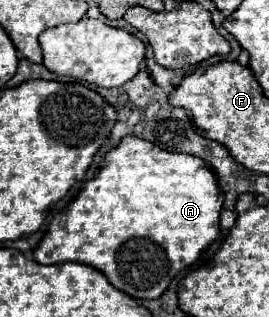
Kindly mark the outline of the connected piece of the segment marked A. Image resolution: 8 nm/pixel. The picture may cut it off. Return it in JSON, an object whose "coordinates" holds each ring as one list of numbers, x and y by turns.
{"coordinates":[[129,136,129,138,123,138,121,144,113,150,109,150,105,154,105,160,97,172,97,176,93,180,89,180,85,184,85,188,81,190,81,194,63,210,59,212,51,224,49,224,49,230,47,230,47,236,41,240,41,244,35,248,35,260,41,262,41,264,61,264,61,262,79,262,79,264,87,264,87,266,93,266,97,270,101,270,107,280,127,292,129,296,137,298,137,300,145,300,145,298,159,298,171,284,171,280,187,266,195,264,201,254,219,238,221,230,219,230,219,214,221,214,221,208,223,208,223,202,225,202,225,194,221,192,219,184,217,184,217,178,213,174,213,170,203,162,199,160,197,156,193,154,185,154,185,152,167,152,163,148,157,148,137,136]]}

